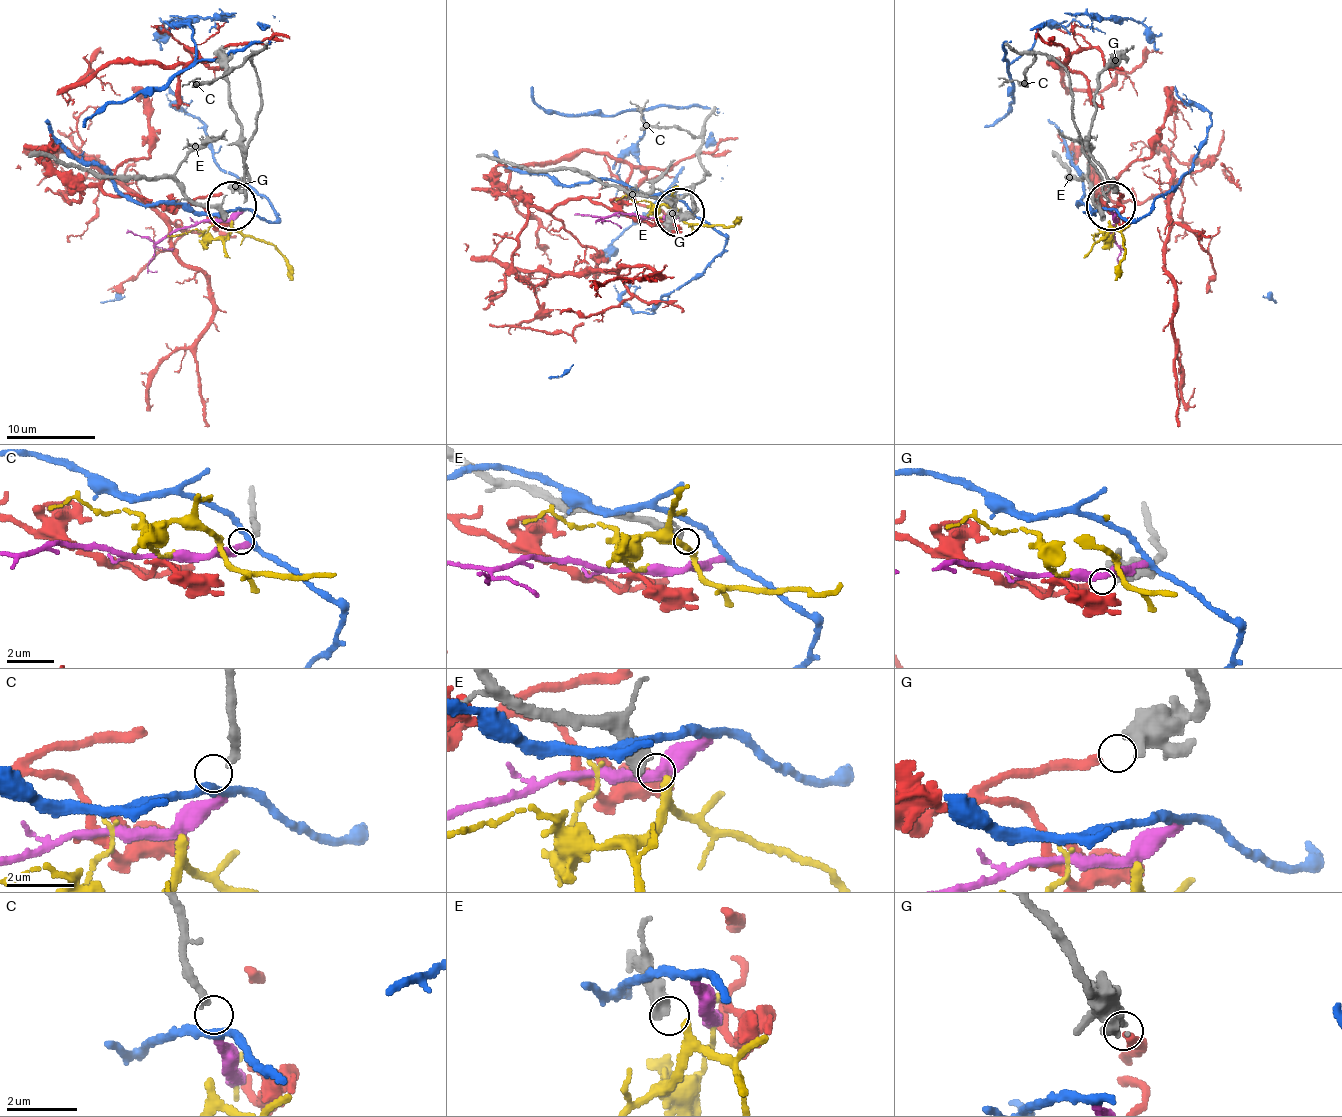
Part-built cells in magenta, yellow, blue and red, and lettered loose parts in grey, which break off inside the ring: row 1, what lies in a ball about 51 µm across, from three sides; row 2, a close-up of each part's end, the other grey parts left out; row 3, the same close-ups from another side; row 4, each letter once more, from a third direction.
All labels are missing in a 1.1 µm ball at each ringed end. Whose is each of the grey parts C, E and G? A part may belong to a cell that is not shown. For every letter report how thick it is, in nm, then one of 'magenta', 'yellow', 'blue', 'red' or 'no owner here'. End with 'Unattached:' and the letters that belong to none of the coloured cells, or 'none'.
C: calibre 220 nm; no owner here
E: calibre 500 nm; yellow
G: calibre 340 nm; red
Unattached: C

